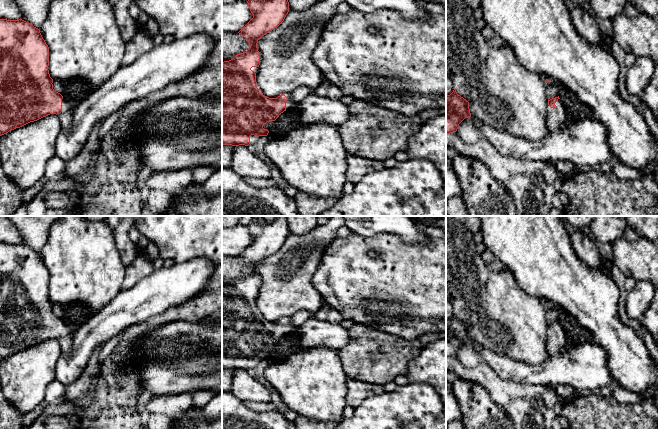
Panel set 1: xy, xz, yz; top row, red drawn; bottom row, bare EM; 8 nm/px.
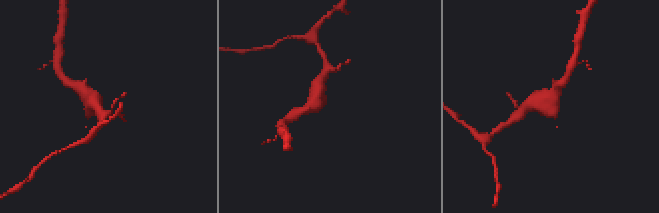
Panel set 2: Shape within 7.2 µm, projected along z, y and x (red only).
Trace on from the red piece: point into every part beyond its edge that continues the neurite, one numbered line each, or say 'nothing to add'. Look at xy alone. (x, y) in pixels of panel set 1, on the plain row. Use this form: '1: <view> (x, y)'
1: xy (66, 340)

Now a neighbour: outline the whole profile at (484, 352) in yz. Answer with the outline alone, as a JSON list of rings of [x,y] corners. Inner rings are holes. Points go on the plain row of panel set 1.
[[[471,341],[490,368],[502,379],[521,384],[564,384],[589,392],[610,389],[615,384],[611,376],[607,353],[594,342],[568,342],[560,354],[539,365],[528,365],[498,355],[494,350]]]

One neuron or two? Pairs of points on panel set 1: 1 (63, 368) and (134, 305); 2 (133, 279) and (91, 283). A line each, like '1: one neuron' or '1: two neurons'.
1: one neuron
2: two neurons

